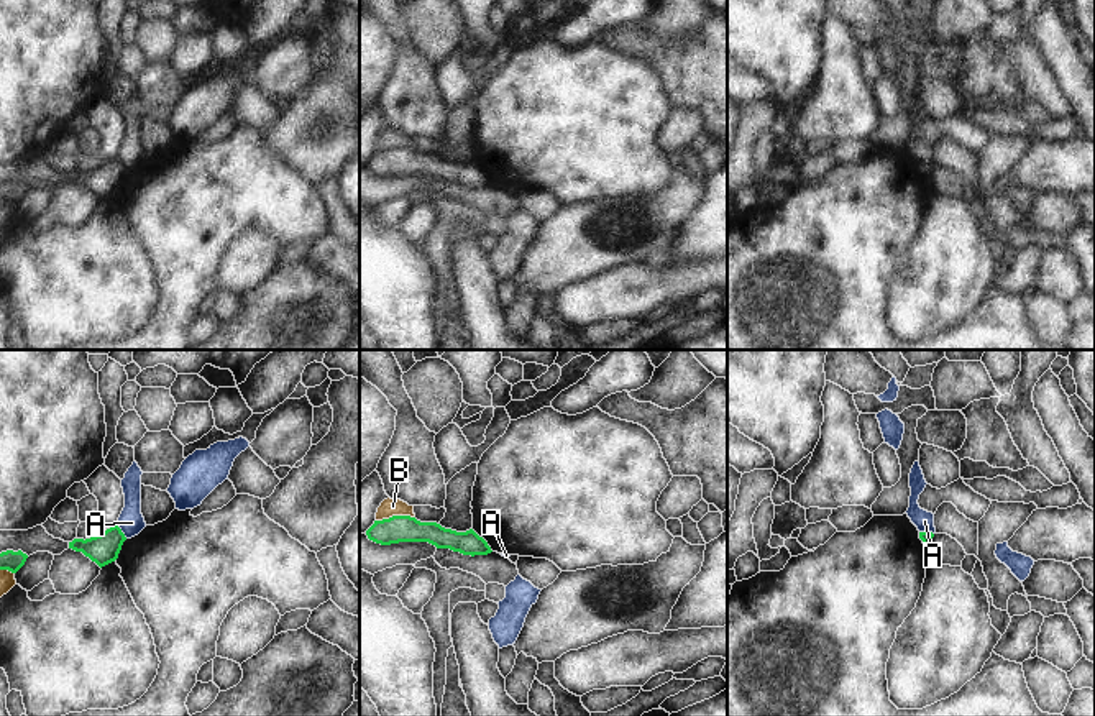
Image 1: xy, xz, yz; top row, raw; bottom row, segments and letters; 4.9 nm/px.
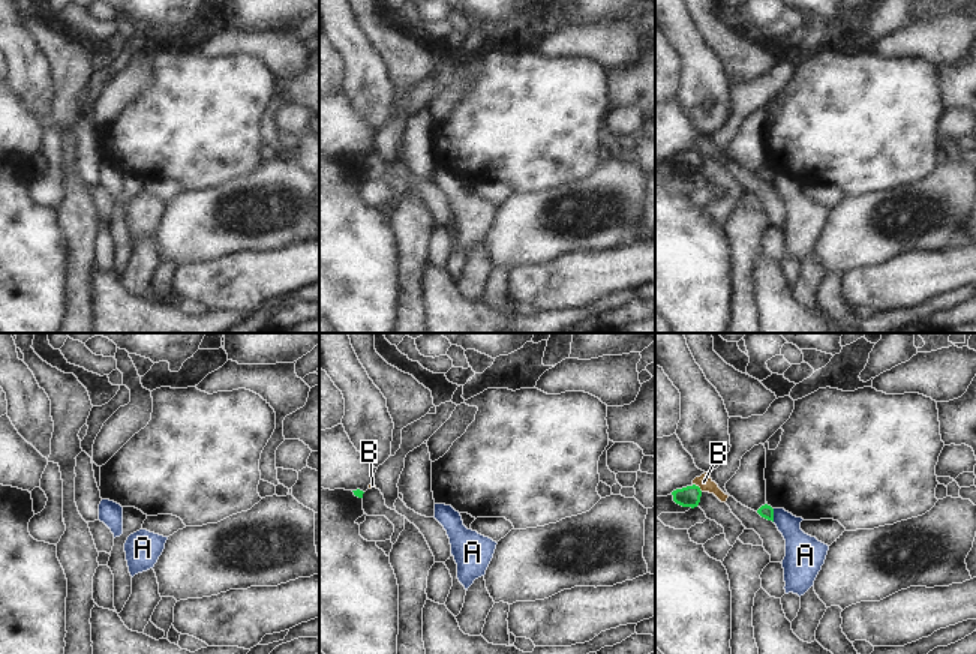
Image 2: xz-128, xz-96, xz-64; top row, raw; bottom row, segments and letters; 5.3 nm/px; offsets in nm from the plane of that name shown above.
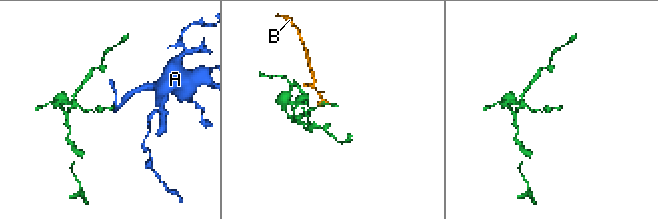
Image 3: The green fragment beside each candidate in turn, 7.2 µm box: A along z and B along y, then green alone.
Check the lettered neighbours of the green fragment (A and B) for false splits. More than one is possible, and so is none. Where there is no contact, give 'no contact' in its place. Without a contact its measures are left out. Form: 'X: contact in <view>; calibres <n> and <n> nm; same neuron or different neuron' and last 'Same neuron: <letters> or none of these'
A: contact in yz; calibres 60 and 100 nm; different neuron
B: contact in xz; calibres 130 and 90 nm; different neuron
Same neuron: none of these

